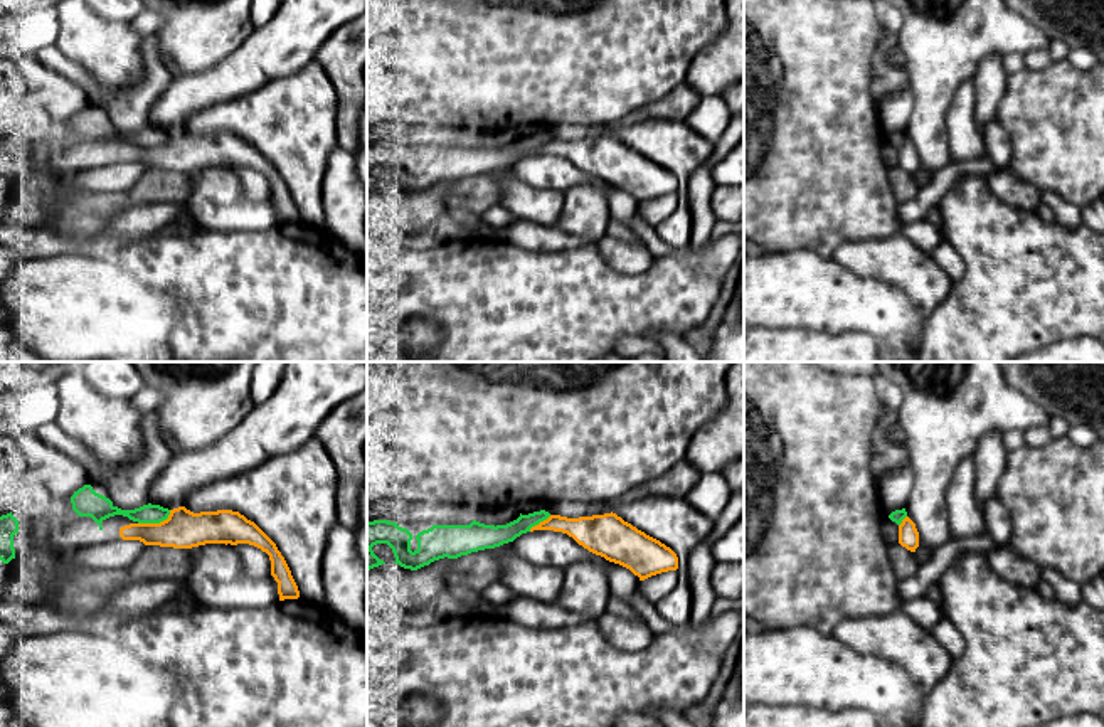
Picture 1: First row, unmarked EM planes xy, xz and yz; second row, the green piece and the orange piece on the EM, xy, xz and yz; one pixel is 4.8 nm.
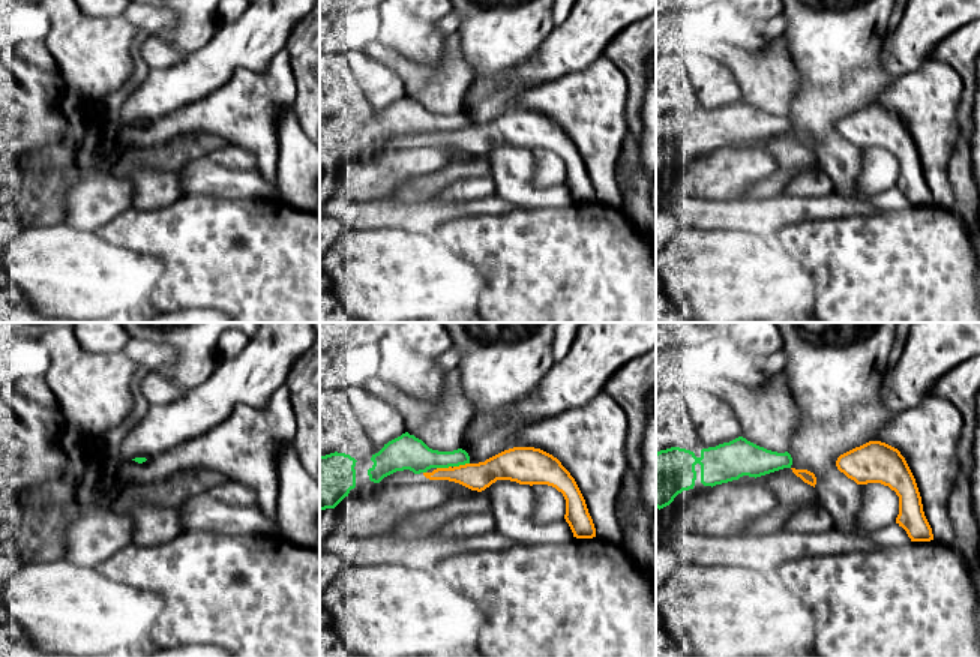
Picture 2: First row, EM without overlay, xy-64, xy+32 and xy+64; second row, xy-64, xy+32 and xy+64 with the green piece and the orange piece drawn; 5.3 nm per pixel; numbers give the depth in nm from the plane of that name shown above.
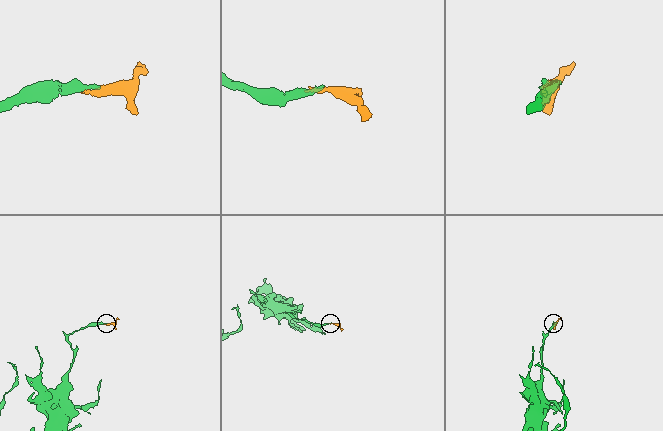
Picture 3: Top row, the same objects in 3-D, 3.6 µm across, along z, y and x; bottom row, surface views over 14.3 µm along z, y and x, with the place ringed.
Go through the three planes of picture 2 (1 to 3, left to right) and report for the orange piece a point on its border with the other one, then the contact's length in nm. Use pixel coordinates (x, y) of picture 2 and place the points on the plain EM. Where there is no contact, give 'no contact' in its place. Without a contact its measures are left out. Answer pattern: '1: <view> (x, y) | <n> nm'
1: no contact
2: xy+32 (461, 128) | 90 nm
3: no contact

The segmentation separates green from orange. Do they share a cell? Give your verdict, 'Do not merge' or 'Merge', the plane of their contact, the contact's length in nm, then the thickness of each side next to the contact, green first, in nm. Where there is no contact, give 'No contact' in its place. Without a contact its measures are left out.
Do not merge. Touches green in xy. Shared border 170 nm. Thickness 100 nm (green) against 190 nm

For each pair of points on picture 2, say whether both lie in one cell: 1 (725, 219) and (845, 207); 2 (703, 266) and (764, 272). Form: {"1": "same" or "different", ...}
{"1": "same", "2": "same"}

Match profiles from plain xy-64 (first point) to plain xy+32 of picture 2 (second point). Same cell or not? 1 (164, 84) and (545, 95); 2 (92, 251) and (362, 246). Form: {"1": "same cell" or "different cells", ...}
{"1": "different cells", "2": "same cell"}

